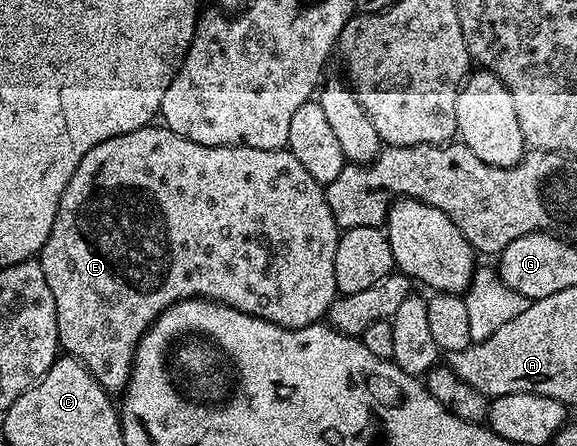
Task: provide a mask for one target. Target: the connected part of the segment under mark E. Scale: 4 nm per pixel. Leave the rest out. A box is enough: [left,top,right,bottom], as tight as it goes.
[38,126,341,394]

